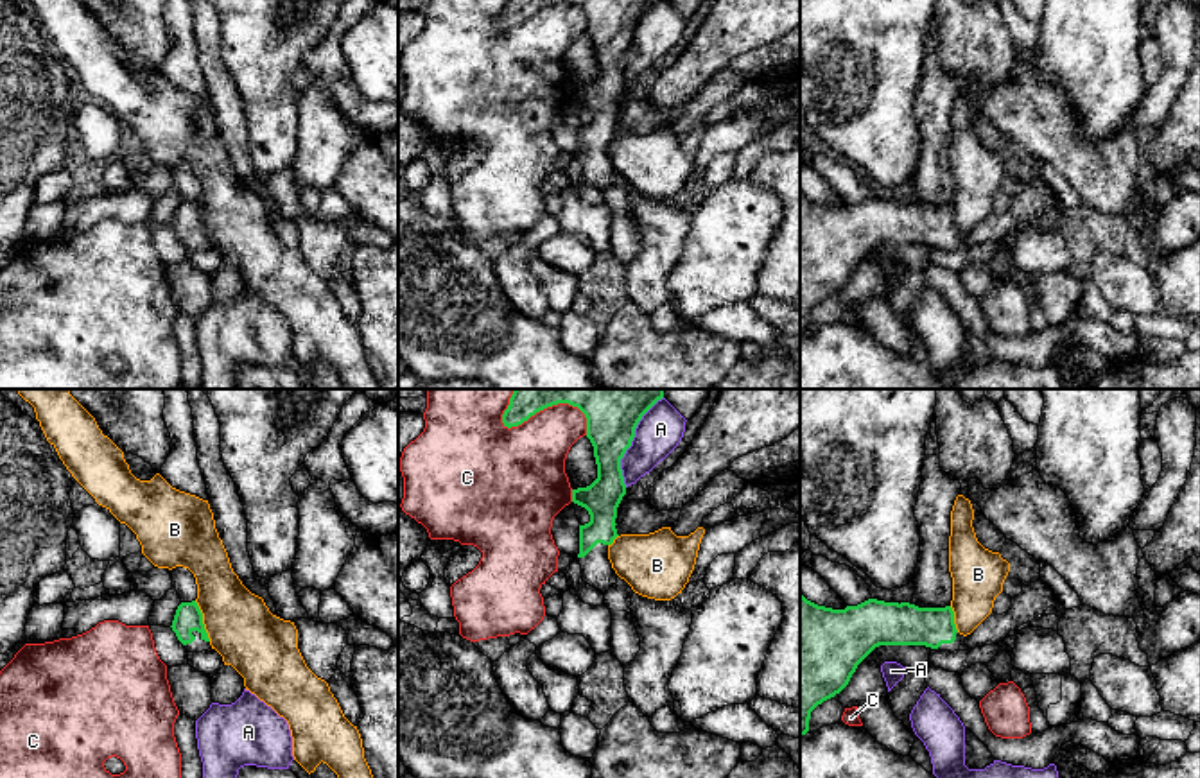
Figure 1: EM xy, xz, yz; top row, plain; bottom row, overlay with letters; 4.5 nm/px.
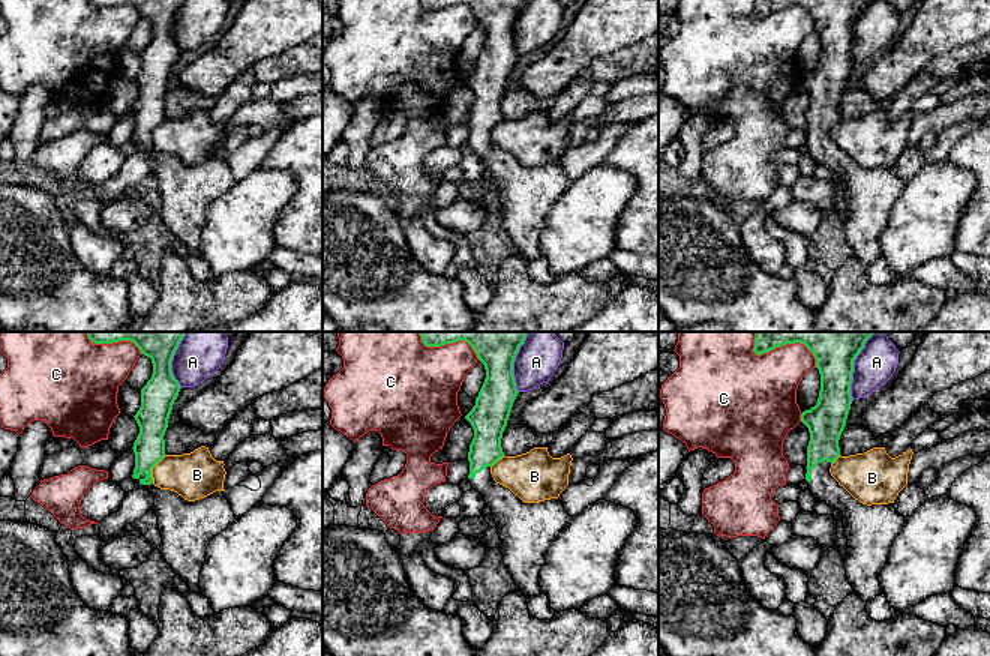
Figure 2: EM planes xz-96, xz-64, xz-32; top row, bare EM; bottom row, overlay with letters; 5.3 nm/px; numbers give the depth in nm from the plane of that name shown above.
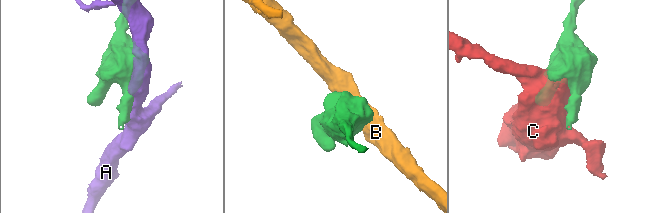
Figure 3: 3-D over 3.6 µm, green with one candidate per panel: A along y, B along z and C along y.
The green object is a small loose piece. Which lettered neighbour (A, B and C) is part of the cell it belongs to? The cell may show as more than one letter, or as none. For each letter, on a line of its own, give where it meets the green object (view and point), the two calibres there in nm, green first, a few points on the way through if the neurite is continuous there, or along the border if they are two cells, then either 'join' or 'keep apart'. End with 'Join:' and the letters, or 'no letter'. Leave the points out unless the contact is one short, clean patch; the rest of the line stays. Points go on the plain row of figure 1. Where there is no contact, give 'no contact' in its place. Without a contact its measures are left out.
A: contact xz (630, 43); calibres 220 and 200 nm; keep apart
B: contact xy (201, 219); calibres 120 and 300 nm; border xy (194, 199), (210, 239); keep apart
C: contact xz (549, 4); calibres 160 and 300 nm; keep apart
Join: no letter

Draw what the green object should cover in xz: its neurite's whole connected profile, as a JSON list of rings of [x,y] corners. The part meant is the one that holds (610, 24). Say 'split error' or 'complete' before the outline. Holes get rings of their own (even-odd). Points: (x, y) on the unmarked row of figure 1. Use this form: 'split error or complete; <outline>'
split error; [[[509,0],[502,13],[504,25],[518,25],[536,11],[569,2],[587,16],[587,36],[594,45],[597,77],[572,88],[572,100],[585,106],[590,120],[579,124],[579,152],[583,179],[606,192],[617,172],[608,158],[608,145],[619,134],[617,106],[626,93],[621,57],[631,45],[635,27],[657,0]]]

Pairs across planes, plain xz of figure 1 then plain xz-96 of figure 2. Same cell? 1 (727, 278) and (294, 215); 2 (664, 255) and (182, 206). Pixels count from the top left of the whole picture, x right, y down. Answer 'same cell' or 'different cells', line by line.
1: different cells
2: same cell

